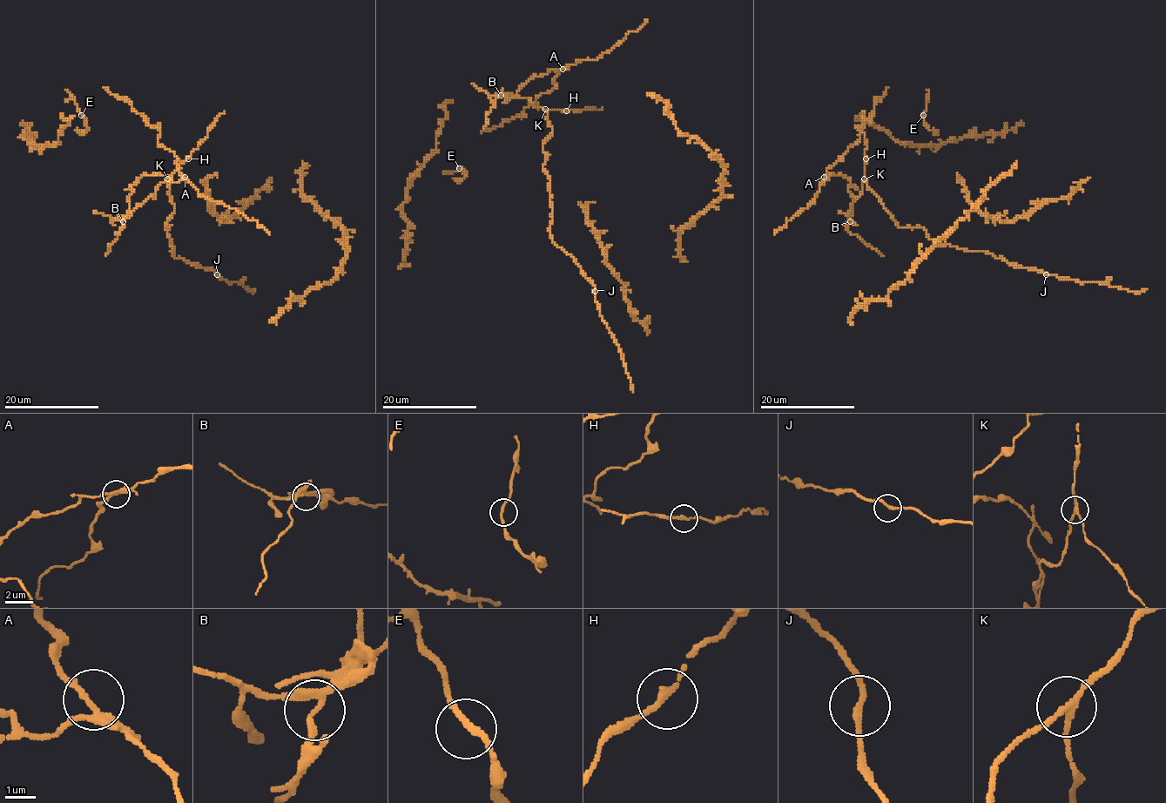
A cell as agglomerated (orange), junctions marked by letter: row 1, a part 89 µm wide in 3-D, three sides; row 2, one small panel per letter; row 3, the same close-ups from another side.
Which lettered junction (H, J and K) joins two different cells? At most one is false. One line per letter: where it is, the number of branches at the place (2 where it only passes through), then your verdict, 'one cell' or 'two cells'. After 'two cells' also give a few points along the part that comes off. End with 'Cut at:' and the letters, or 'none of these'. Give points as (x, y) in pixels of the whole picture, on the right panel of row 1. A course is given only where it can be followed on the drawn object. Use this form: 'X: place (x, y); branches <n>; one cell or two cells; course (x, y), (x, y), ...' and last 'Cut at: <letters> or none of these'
H: place (866, 158); branches 2; one cell
J: place (1046, 274); branches 2; one cell
K: place (864, 178); branches 3; two cells
Cut at: K

